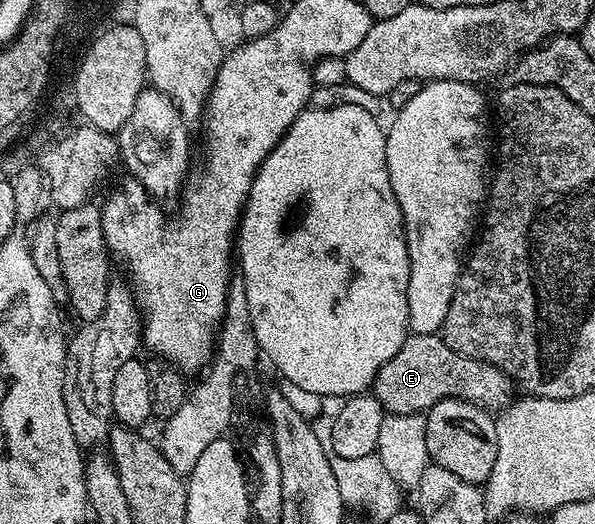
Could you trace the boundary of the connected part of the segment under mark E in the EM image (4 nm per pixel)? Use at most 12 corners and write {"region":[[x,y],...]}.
{"region":[[410,333],[371,393],[386,415],[444,398],[497,412],[515,387],[499,368]]}

